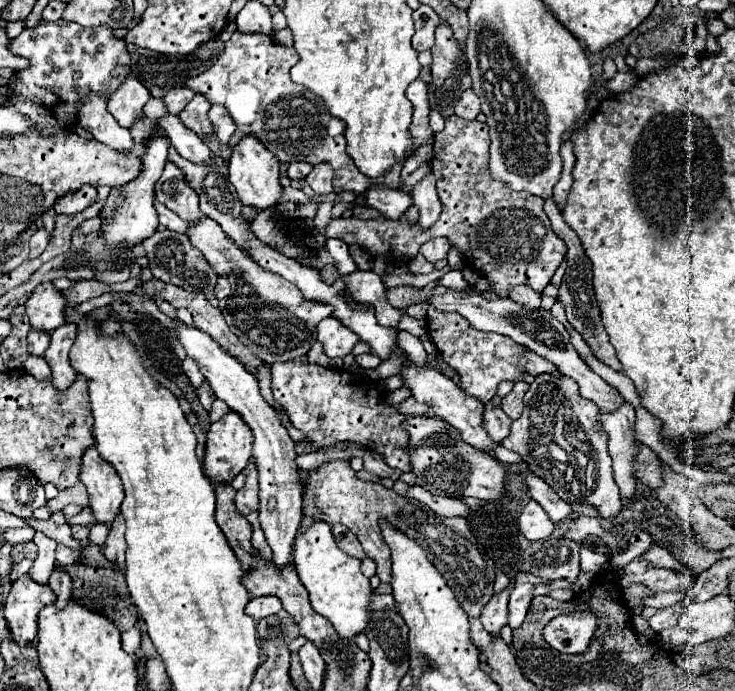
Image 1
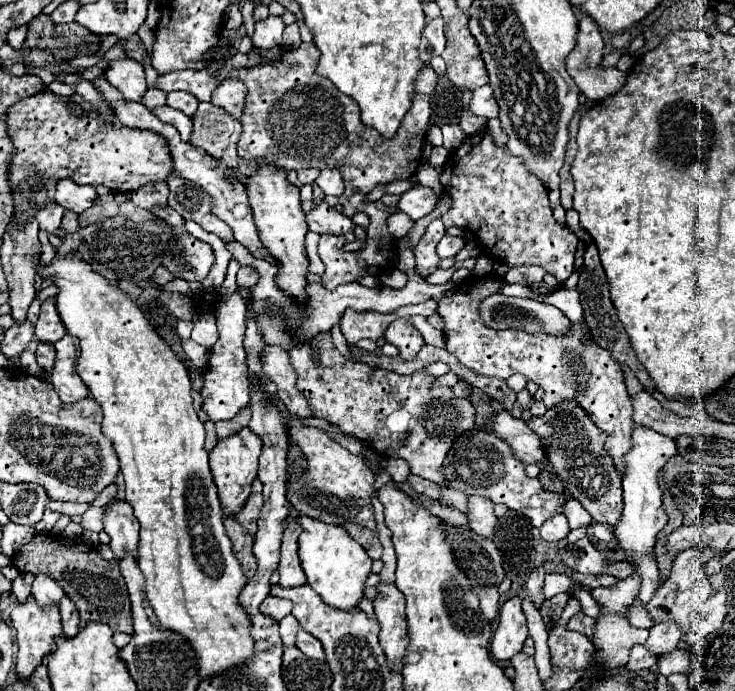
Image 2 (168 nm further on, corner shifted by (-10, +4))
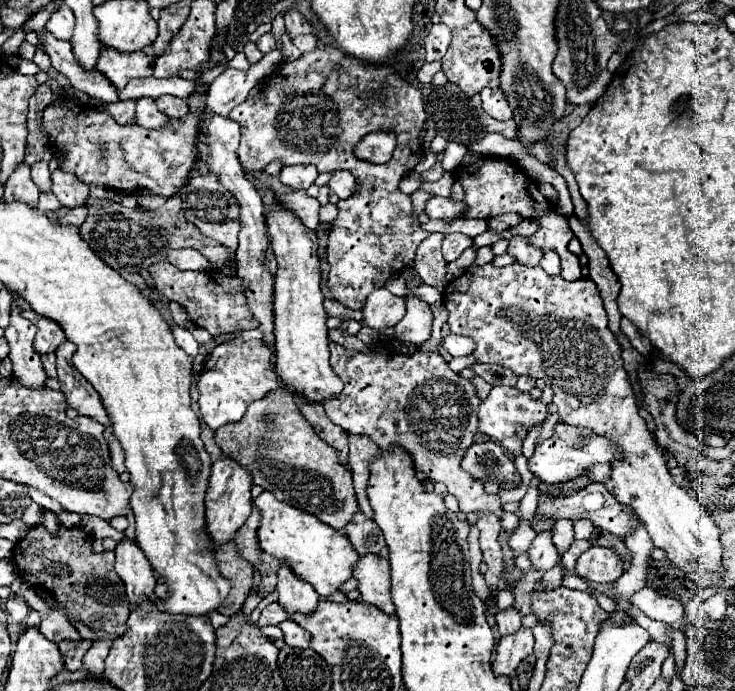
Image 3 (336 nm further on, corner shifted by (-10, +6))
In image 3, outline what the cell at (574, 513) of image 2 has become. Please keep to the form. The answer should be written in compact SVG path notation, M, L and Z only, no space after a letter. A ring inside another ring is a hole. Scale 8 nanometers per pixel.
M576 520L574 522L574 538L586 538L588 540L592 530L594 530L594 524L590 520Z

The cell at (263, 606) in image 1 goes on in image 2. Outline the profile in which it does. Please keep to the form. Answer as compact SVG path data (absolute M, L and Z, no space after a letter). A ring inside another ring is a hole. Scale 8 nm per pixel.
M268 596L262 606L260 606L260 612L276 622L280 622L284 616L288 616L292 612L292 602L290 600L284 600L284 598L276 598L276 596Z

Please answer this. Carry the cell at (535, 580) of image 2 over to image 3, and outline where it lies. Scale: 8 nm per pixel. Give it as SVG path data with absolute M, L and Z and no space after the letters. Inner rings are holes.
M542 532L536 536L536 540L532 542L528 556L532 560L532 568L534 570L550 570L552 566L556 566L560 562L560 554L556 550L556 546L552 544L552 534L550 532Z

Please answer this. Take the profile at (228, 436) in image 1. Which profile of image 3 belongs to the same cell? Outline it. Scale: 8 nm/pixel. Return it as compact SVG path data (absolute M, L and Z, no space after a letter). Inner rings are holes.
M222 456L212 464L212 476L206 492L206 520L208 520L208 532L212 540L222 544L224 540L232 540L236 530L246 522L246 518L252 512L252 472L244 468L238 460L230 456Z

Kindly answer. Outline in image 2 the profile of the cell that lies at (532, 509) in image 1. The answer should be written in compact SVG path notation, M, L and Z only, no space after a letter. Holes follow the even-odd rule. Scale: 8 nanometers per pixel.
M558 514L550 520L544 522L544 526L540 528L540 536L548 542L558 542L558 540L564 540L568 536L570 528L568 528L568 520L564 514Z

